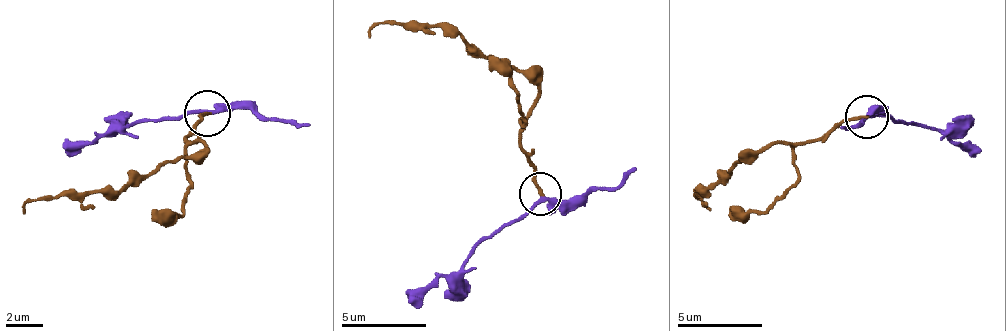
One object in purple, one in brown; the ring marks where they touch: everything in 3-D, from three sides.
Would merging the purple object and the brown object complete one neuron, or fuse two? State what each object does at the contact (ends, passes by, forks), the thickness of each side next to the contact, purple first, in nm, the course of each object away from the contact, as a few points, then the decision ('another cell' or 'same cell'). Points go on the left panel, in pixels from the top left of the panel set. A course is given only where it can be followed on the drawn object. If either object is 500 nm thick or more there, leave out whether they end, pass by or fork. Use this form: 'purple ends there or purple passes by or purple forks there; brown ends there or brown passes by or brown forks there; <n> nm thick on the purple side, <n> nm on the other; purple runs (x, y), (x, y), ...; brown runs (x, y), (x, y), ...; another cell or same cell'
purple passes by; brown ends there; 240 nm thick on the purple side, 170 nm on the other; purple runs (206, 112), (123, 126), (64, 153); brown runs (206, 112), (187, 139), (196, 139), (201, 153), (155, 167), (119, 190), (32, 199), (23, 213); same cell

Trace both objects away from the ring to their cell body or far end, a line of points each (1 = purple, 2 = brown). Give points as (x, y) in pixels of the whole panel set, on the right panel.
1: (867, 115), (940, 128), (974, 154)
2: (867, 115), (842, 120), (812, 141), (778, 141), (735, 167), (697, 197), (710, 209)

